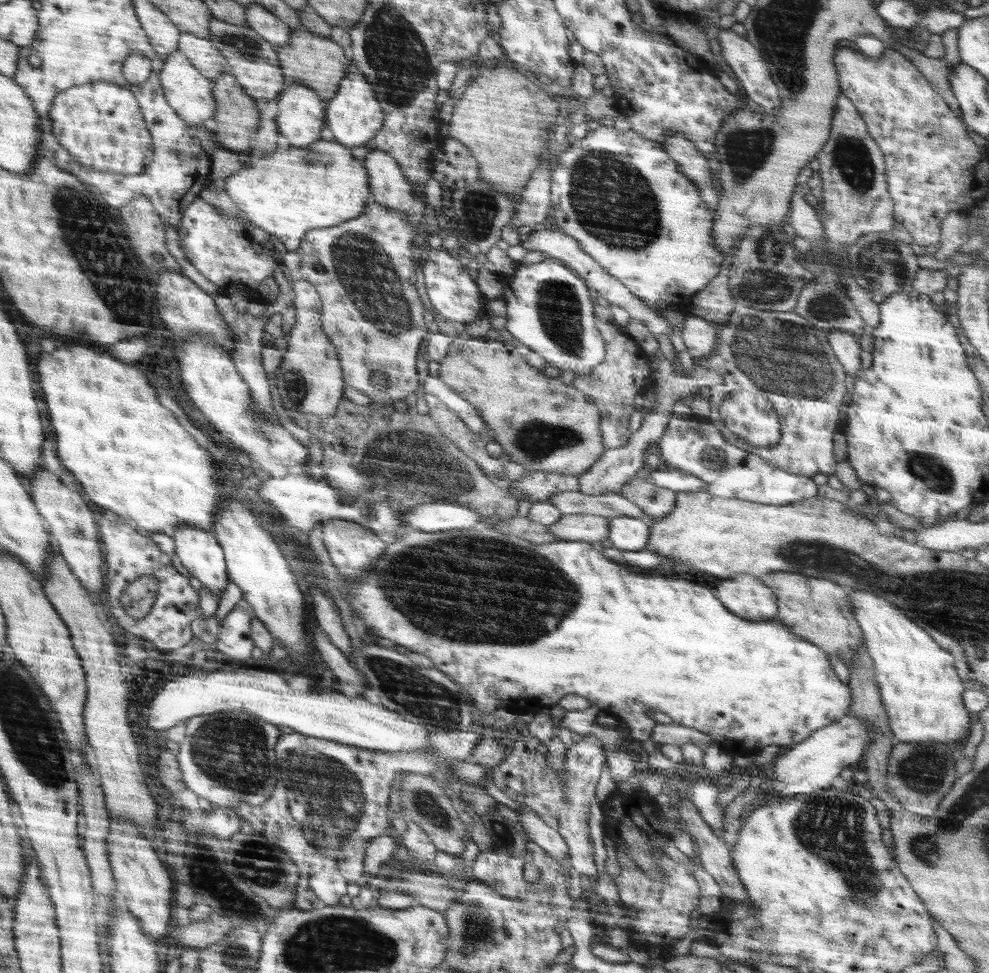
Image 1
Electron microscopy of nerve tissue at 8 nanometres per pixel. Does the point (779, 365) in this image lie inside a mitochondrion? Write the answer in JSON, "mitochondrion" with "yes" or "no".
{"mitochondrion":"yes"}

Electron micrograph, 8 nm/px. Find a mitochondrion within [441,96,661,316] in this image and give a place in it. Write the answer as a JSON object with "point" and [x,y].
{"point":[479,210]}

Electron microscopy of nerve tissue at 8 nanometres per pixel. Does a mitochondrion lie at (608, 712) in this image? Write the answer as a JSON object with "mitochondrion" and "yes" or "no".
{"mitochondrion":"no"}

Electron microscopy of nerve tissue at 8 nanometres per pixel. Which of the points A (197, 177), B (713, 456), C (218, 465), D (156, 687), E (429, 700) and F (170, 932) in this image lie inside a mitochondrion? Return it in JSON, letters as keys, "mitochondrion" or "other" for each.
{"A":"other","B":"mitochondrion","C":"other","D":"other","E":"mitochondrion","F":"other"}

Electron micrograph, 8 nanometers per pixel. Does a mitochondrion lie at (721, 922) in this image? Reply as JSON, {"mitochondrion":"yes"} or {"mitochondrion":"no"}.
{"mitochondrion":"no"}

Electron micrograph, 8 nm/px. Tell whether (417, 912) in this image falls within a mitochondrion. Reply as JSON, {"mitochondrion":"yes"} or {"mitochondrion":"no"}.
{"mitochondrion":"no"}

